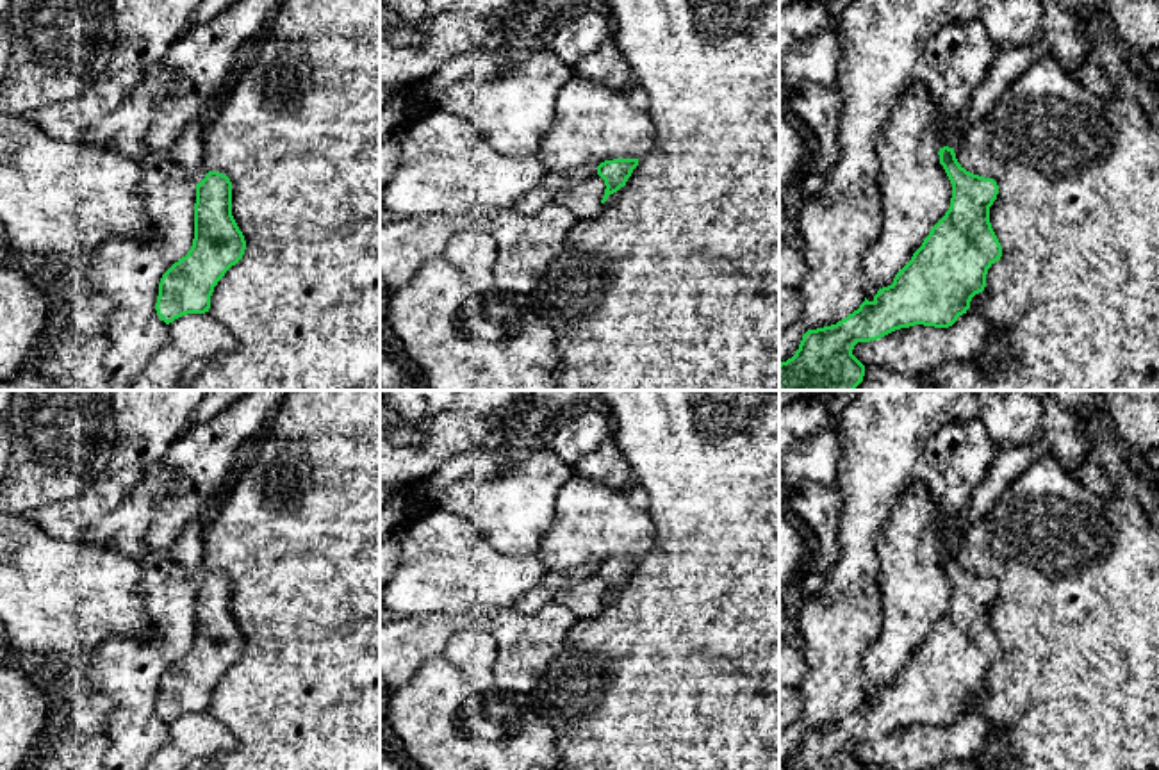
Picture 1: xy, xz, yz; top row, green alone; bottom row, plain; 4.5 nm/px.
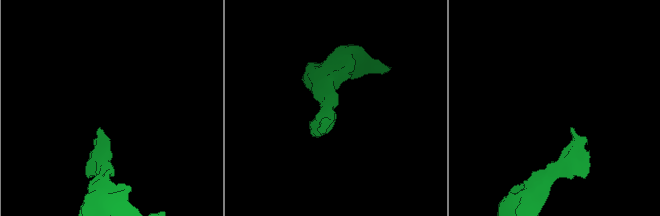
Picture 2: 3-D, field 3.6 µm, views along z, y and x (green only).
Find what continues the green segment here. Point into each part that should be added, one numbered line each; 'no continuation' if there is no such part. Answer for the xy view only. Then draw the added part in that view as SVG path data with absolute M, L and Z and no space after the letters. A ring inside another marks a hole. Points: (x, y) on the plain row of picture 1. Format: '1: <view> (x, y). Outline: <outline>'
1: xy (188, 551). Outline: M201 520L189 522L175 538L171 549L171 561L177 563L185 572L185 576L194 583L200 583L209 572L203 563L205 558L205 544L201 538L203 526L205 524Z

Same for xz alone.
1: xz (583, 599). Outline: M594 574L590 579L571 586L558 595L558 602L563 604L578 618L594 617L603 611L604 579Z

